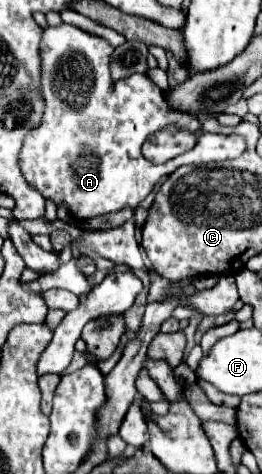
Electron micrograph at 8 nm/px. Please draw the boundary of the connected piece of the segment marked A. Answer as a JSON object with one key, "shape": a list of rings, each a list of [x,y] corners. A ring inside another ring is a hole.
{"shape":[[[58,25],[48,27],[42,37],[40,55],[42,55],[42,95],[46,99],[46,111],[42,117],[40,127],[28,133],[22,153],[20,153],[20,167],[24,171],[24,177],[30,185],[34,185],[44,197],[54,199],[54,203],[66,201],[72,217],[78,221],[106,215],[112,211],[118,211],[126,205],[134,207],[152,191],[152,187],[164,177],[174,173],[180,165],[186,163],[210,163],[210,161],[226,161],[238,157],[246,145],[240,135],[214,135],[204,133],[198,137],[196,145],[162,163],[154,165],[142,155],[144,141],[154,135],[154,131],[160,131],[168,125],[178,125],[188,131],[198,131],[200,123],[198,119],[190,115],[176,113],[170,109],[170,105],[164,101],[164,93],[158,85],[154,85],[148,75],[130,75],[122,81],[112,81],[108,61],[110,61],[112,45],[108,45],[104,39],[90,35],[74,25]]]}

